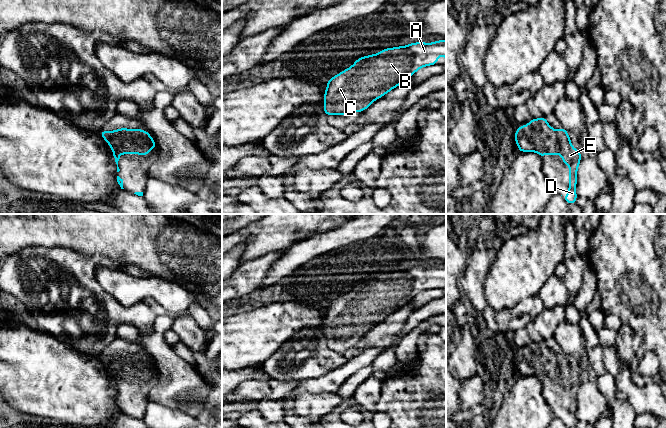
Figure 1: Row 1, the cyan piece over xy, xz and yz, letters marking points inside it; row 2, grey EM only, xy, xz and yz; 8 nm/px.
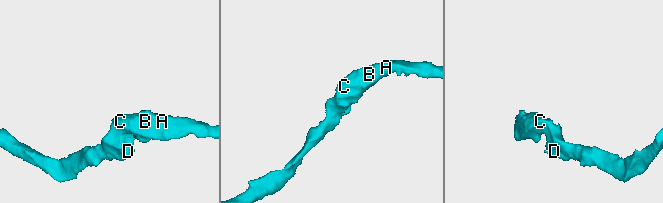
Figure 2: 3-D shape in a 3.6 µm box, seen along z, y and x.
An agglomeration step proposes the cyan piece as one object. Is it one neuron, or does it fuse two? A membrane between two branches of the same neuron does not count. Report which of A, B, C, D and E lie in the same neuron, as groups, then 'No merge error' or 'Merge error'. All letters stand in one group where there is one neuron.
Groups: A B C D E. No merge error

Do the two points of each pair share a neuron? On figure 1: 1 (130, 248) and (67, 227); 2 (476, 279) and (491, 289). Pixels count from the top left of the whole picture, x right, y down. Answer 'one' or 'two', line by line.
1: one
2: two

